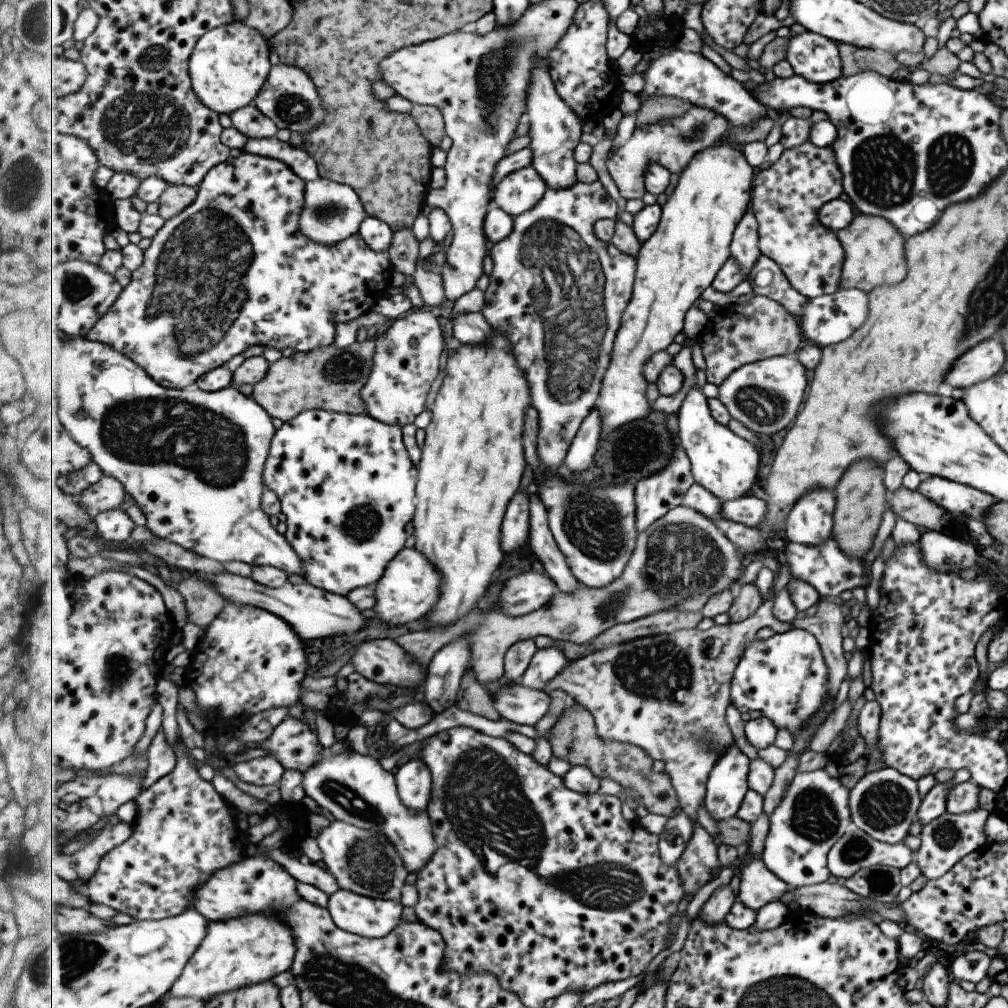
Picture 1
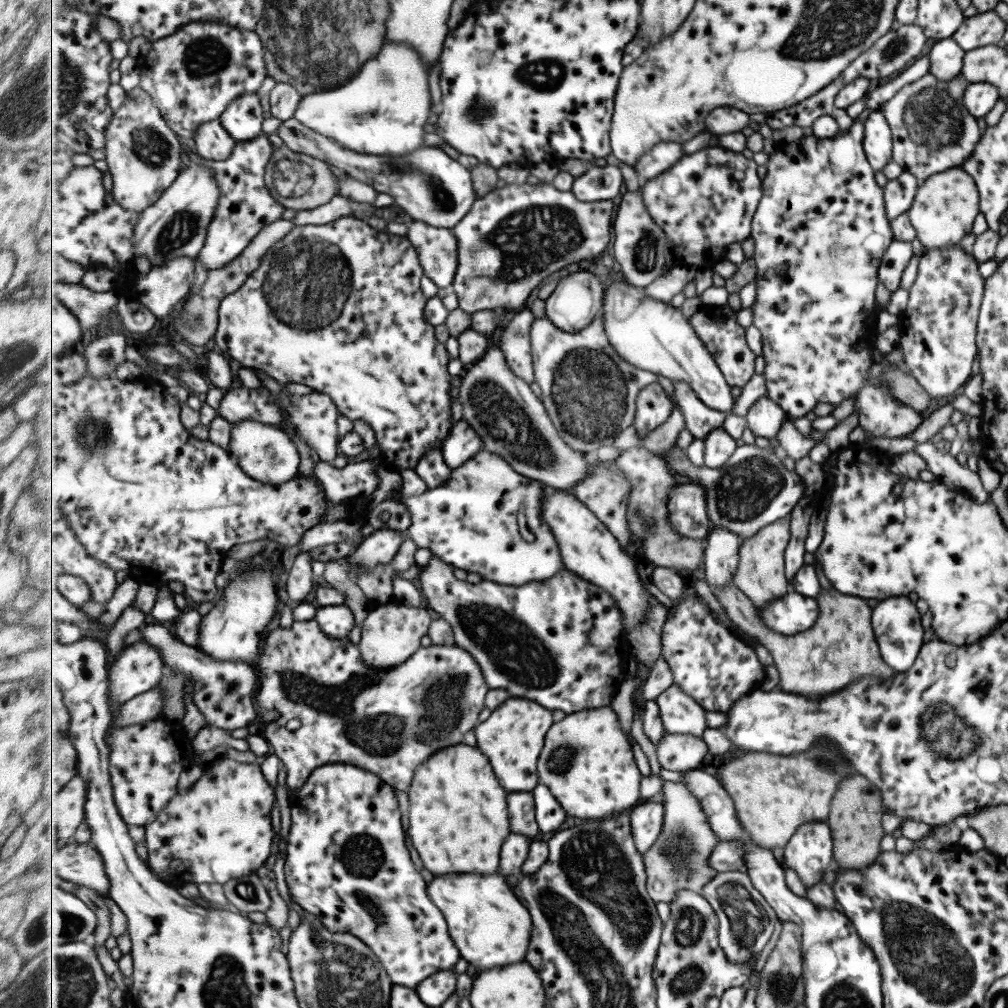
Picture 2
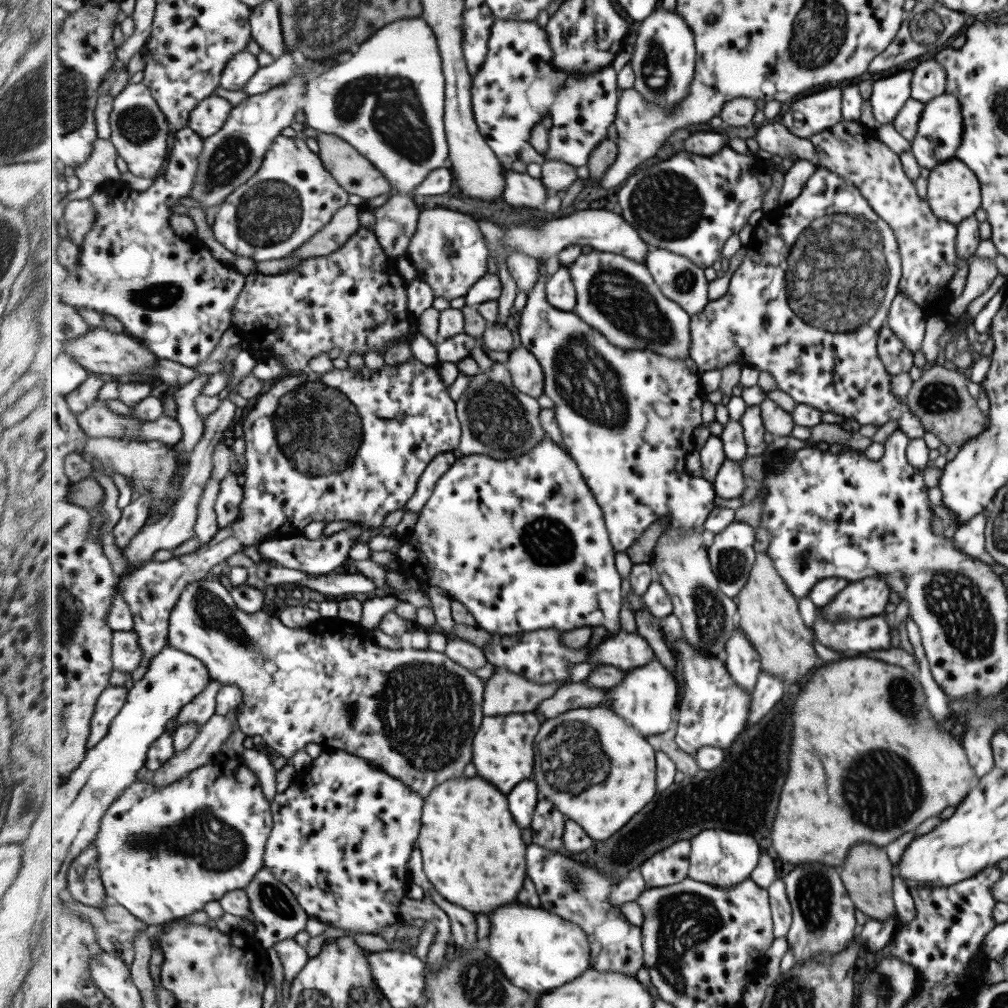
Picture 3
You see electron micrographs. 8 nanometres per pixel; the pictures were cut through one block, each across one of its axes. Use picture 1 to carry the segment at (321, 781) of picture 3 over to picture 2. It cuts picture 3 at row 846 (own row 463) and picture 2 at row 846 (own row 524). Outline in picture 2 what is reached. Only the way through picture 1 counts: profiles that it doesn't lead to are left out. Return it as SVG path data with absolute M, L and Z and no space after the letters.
M335 763L315 769L305 786L289 790L291 825L287 837L284 874L289 895L296 904L301 906L303 910L316 914L321 919L321 922L324 922L324 926L327 926L331 932L347 932L347 934L353 934L353 936L357 936L357 938L366 942L373 949L373 952L377 953L394 985L417 989L426 978L433 976L433 974L441 970L455 968L463 955L450 935L448 919L429 896L428 882L425 882L423 874L415 868L411 850L407 848L407 842L405 842L405 830L403 830L401 810L399 810L399 800L397 800L395 790L396 788L385 782L379 774L369 772L365 768L353 766L352 764Z

